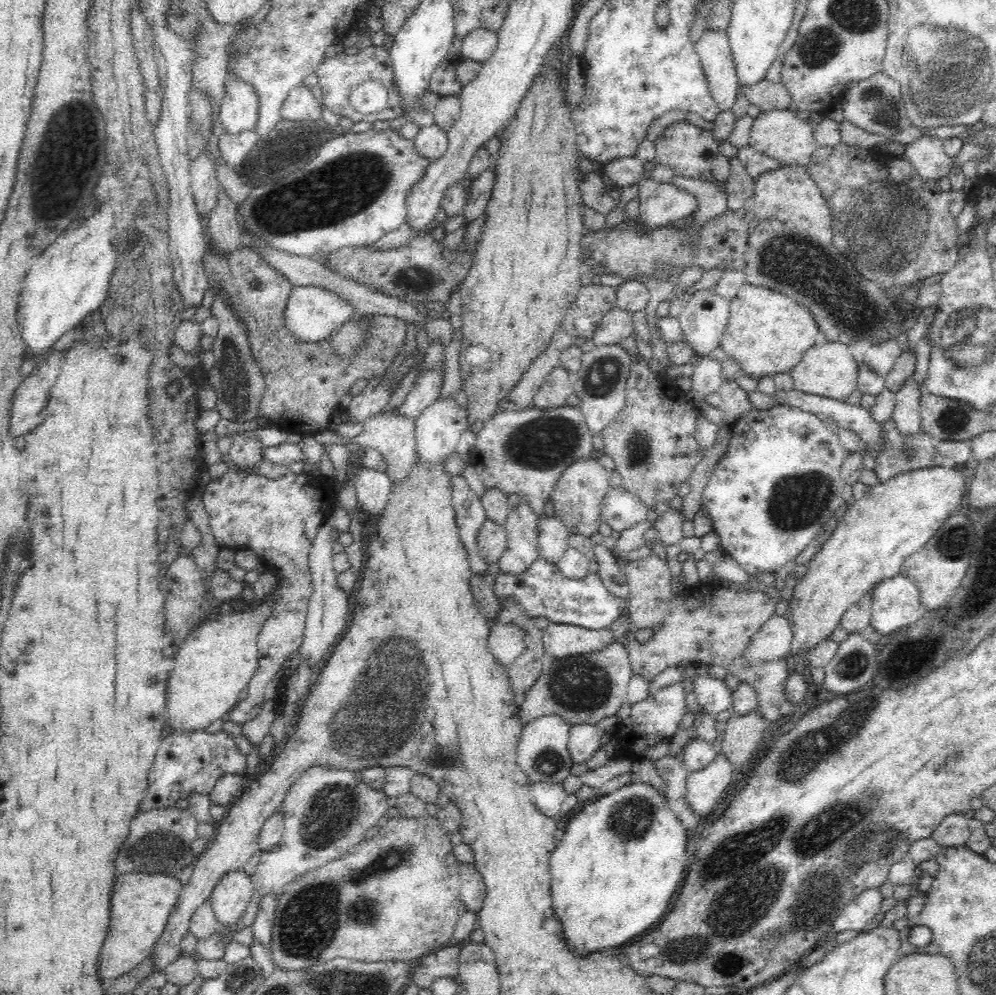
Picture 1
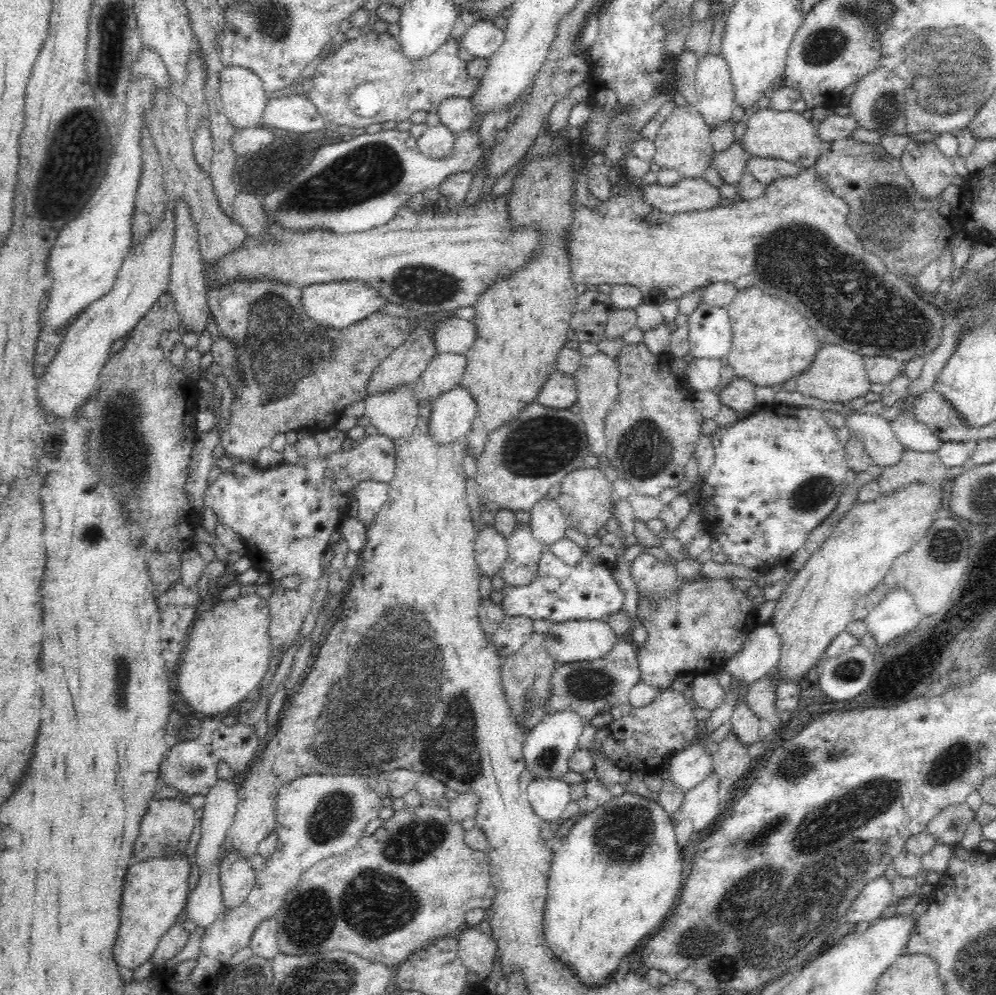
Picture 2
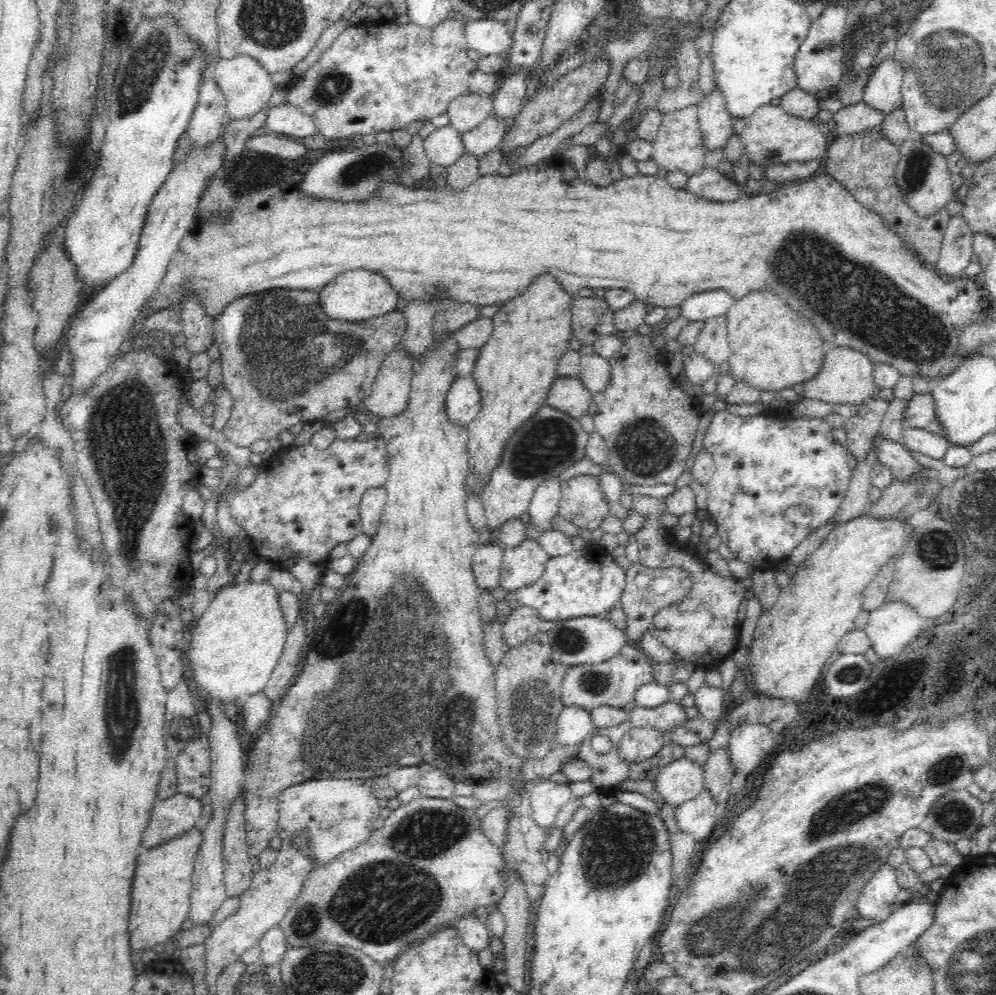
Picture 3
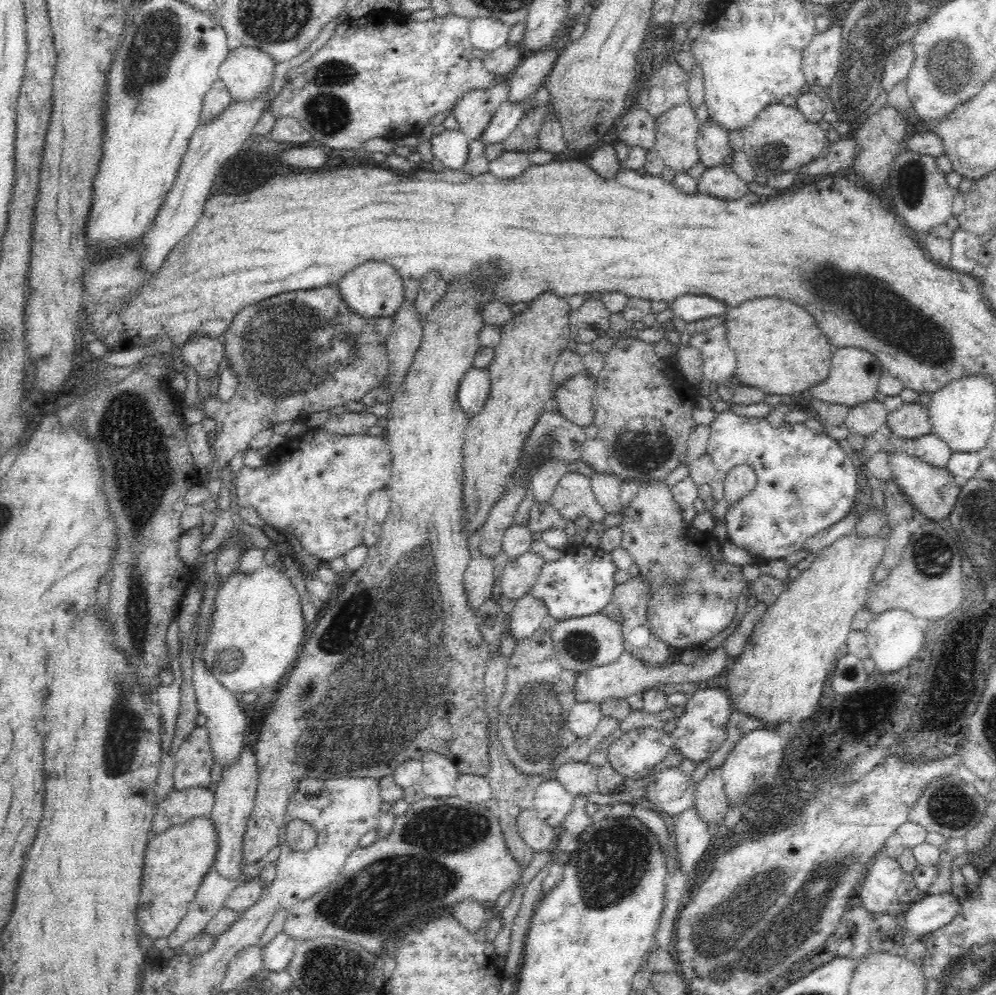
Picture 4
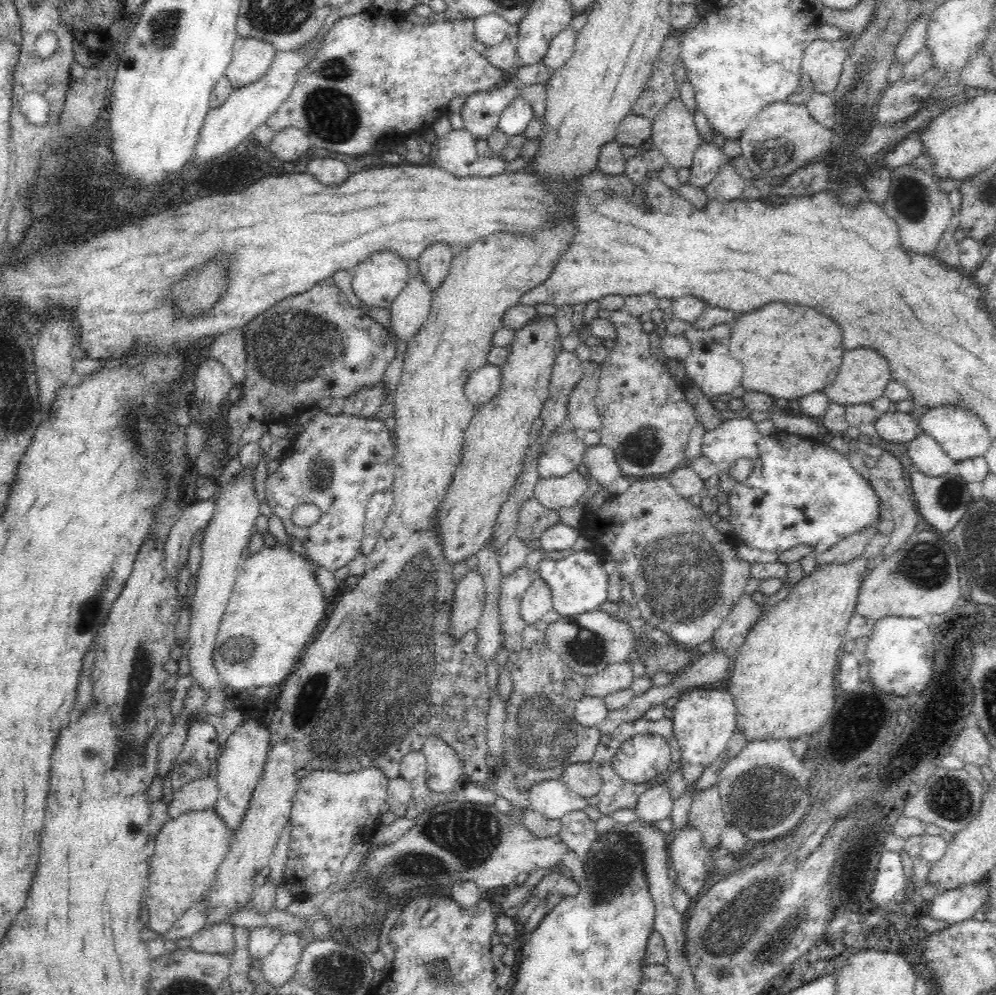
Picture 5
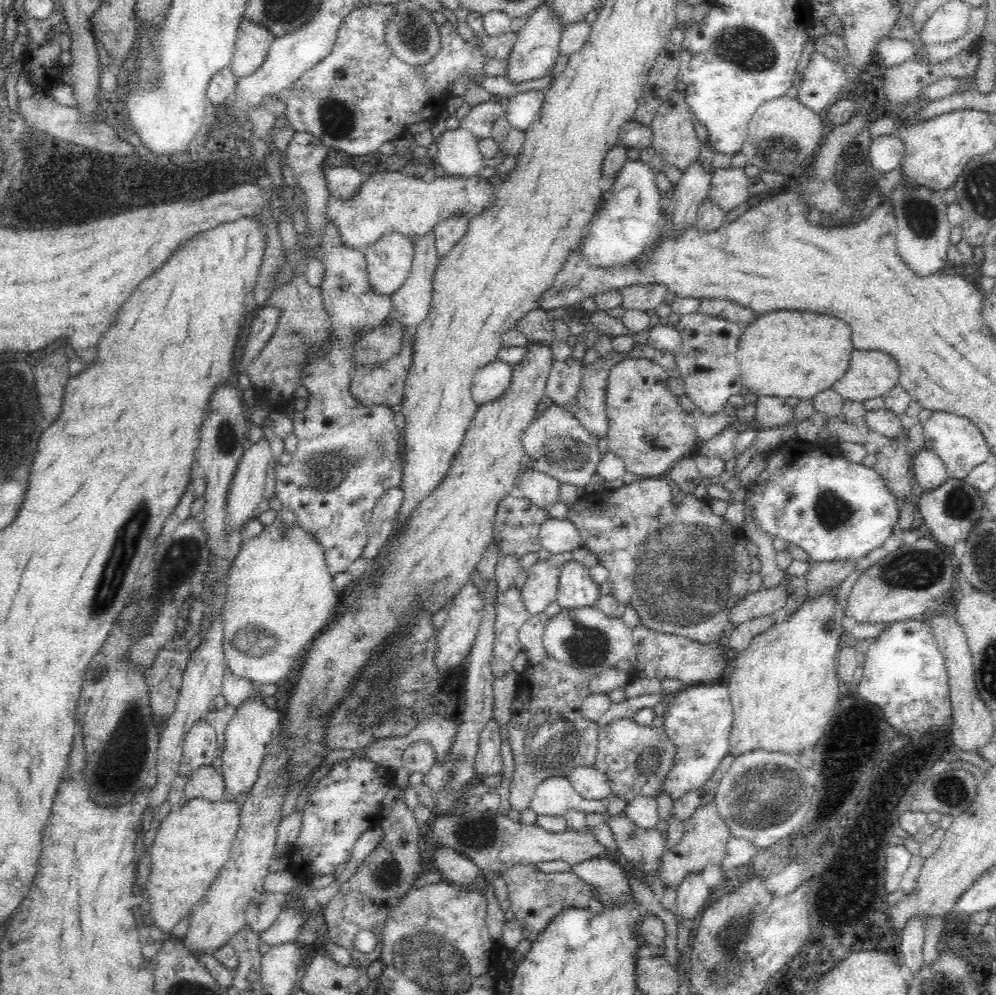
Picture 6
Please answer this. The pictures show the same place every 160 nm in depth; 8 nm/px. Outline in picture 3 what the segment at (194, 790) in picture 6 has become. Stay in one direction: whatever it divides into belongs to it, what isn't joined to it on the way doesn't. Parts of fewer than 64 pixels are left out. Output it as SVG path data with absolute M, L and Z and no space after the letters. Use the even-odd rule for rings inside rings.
M178 792L164 800L155 799L150 820L142 832L141 850L164 844L192 830L200 812L199 799Z

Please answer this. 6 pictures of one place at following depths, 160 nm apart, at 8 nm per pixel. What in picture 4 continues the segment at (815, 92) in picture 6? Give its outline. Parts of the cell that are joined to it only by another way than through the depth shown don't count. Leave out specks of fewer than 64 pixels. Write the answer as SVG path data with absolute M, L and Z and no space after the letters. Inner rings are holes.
M832 21L827 30L818 31L804 48L801 71L808 85L828 90L834 83L840 67L842 38L840 24Z

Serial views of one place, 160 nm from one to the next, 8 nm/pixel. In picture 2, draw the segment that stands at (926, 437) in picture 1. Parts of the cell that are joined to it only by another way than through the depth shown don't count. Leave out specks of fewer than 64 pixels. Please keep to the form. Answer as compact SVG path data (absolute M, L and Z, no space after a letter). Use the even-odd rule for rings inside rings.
M904 448L900 460L882 467L882 474L875 480L881 494L892 494L896 488L912 482L932 485L945 482L946 468L937 451L918 452Z

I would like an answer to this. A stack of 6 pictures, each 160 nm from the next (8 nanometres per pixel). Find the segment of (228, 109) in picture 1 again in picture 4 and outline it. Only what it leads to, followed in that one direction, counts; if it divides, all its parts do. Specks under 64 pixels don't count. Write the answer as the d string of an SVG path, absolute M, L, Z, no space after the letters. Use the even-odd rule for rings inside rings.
M240 46L218 66L218 80L227 87L233 101L253 101L268 95L276 64L268 54Z

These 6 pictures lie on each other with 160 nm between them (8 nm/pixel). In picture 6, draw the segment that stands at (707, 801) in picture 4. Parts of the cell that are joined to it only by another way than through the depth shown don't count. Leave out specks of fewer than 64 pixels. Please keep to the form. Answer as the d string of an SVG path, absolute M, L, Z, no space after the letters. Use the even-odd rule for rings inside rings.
M715 801L702 804L696 808L690 818L685 820L685 833L671 851L664 851L659 860L659 879L663 885L676 888L688 872L702 872L708 862L721 866L722 858L726 854L726 842L731 832L717 811Z

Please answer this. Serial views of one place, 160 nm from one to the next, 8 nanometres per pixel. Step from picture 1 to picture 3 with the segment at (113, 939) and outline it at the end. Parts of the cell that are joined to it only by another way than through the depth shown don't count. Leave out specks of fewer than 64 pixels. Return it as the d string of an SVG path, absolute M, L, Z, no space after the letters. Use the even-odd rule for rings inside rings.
M195 827L164 844L141 850L132 878L130 911L128 920L128 943L134 954L165 945L170 936L180 930L188 918L192 875L198 846L202 842L202 830Z

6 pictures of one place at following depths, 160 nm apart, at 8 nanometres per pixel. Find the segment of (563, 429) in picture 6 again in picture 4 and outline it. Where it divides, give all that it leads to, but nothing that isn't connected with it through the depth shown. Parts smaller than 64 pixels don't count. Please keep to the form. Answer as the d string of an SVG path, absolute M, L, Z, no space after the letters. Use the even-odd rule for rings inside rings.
M552 459L537 466L531 476L532 496L536 504L550 504L559 480L568 472L568 463Z

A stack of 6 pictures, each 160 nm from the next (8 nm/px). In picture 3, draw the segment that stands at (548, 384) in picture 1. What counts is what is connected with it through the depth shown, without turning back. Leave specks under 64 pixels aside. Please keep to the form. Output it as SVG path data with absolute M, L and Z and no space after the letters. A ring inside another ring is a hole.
M556 377L548 390L545 402L568 413L568 416L579 419L591 405L593 396L582 385L577 377Z

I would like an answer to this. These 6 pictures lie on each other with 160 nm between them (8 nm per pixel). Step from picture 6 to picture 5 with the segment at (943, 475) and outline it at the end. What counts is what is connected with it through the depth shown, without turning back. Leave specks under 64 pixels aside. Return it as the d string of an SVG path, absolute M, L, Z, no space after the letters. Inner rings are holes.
M924 431L910 441L907 453L912 465L928 476L940 476L954 469L953 460L944 452L938 441Z

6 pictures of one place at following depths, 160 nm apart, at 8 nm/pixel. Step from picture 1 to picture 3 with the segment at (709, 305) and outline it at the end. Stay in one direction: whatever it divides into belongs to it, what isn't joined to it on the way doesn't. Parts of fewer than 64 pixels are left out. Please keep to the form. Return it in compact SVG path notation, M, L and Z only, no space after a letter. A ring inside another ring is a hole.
M720 314L702 321L702 330L693 344L694 352L705 356L718 368L732 354L728 338L727 315Z

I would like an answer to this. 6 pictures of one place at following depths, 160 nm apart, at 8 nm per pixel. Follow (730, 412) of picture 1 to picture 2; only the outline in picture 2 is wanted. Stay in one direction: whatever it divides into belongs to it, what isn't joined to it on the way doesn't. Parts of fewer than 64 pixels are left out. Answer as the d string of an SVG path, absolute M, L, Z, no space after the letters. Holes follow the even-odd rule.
M735 376L726 386L722 386L717 394L722 405L738 414L748 414L758 407L754 401L754 387L755 384Z

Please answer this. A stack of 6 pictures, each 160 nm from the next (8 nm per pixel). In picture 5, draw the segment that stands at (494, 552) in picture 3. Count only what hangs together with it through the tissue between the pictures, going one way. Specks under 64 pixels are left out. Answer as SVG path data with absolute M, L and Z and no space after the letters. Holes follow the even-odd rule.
M478 568L468 569L456 586L452 605L449 632L454 639L475 630L484 608L485 596L484 577L478 573Z

